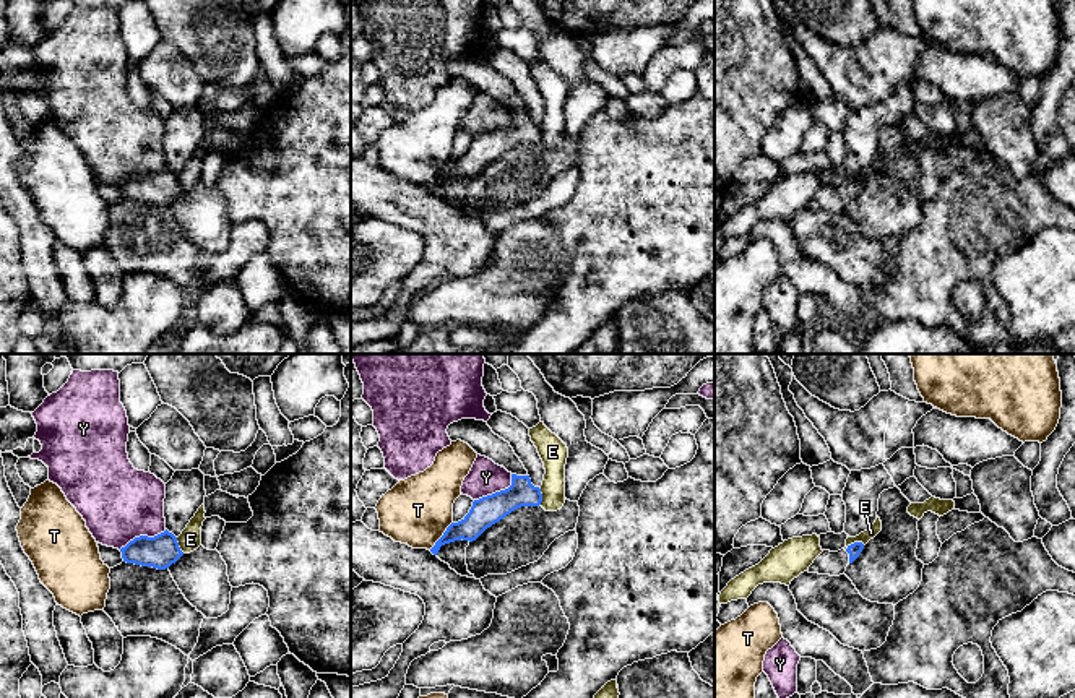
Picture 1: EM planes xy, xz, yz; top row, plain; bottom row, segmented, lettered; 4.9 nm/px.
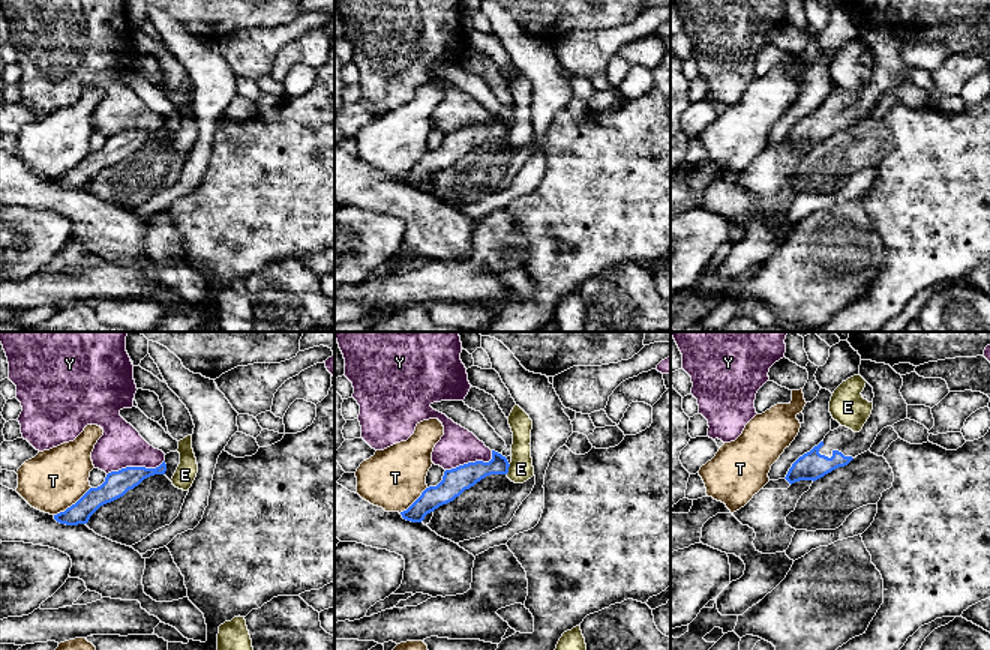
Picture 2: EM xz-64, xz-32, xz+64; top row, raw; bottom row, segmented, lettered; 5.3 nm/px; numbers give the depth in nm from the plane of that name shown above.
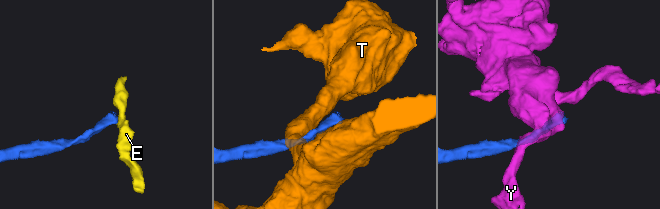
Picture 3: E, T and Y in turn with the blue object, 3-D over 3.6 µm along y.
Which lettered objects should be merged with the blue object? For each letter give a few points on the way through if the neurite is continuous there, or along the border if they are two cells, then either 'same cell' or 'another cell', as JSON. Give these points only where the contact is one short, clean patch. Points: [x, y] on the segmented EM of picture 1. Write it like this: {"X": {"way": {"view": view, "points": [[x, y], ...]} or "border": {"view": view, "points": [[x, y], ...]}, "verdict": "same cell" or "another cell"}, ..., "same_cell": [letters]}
{"E": {"border": {"view": "yz", "points": [[864, 544], [853, 542], [845, 549]]}, "verdict": "another cell"}, "T": {"verdict": "another cell"}, "Y": {"border": {"view": "xz", "points": [[512, 474], [512, 482], [507, 487], [474, 500]]}, "verdict": "another cell"}, "same_cell": []}

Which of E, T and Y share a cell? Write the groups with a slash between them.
E / T / Y

